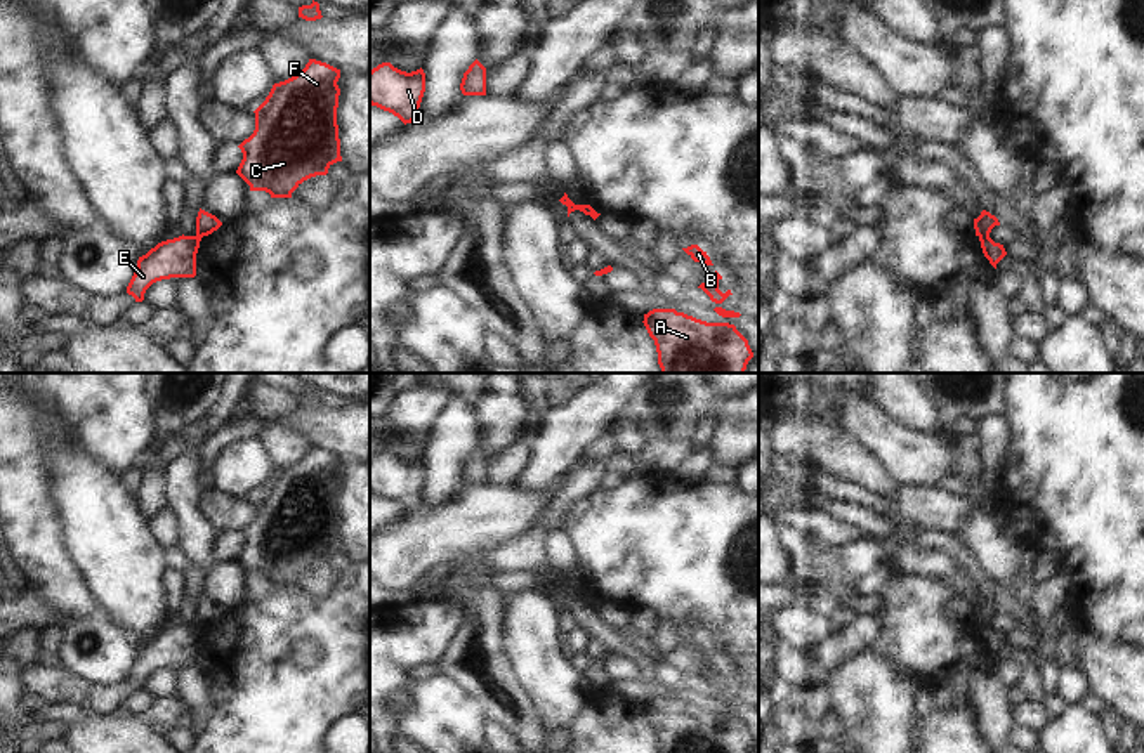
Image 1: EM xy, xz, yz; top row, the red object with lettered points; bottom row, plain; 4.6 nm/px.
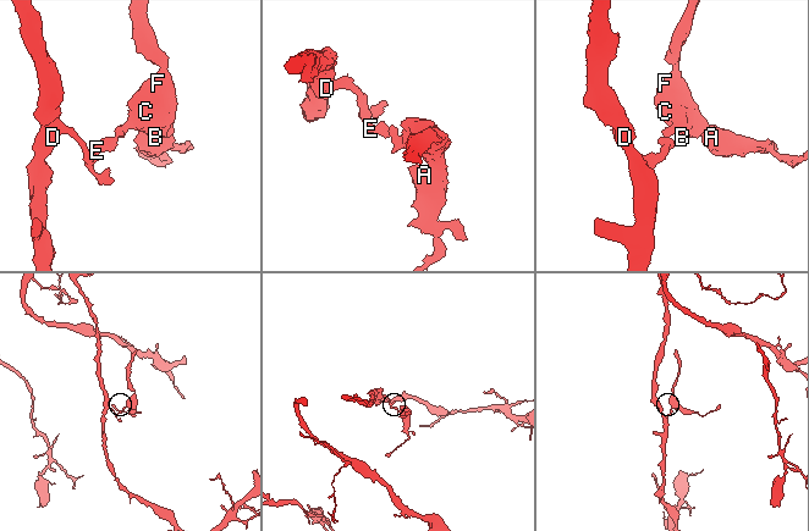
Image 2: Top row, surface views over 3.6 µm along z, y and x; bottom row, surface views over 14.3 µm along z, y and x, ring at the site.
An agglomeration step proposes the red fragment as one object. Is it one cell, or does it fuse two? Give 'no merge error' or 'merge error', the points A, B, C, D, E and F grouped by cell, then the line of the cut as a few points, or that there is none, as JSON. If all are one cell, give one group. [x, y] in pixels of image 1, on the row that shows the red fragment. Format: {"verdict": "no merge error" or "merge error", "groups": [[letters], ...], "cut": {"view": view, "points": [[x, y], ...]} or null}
{"verdict": "merge error", "groups": [["A", "B", "C", "F"], ["D", "E"]], "cut": {"view": "yz", "points": [[988, 235], [979, 238]]}}

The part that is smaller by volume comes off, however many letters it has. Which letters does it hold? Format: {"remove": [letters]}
{"remove": ["A", "B", "C", "F"]}

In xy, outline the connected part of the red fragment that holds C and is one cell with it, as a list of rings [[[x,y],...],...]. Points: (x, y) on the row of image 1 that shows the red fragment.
[[[309,59],[300,73],[273,85],[266,101],[253,111],[253,134],[238,146],[243,160],[236,174],[250,191],[266,191],[271,198],[292,198],[304,180],[326,175],[333,163],[342,161],[337,125],[339,78],[340,69]]]

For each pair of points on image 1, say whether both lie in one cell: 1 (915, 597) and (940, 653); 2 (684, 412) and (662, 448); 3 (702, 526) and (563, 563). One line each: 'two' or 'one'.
1: one
2: two
3: two

